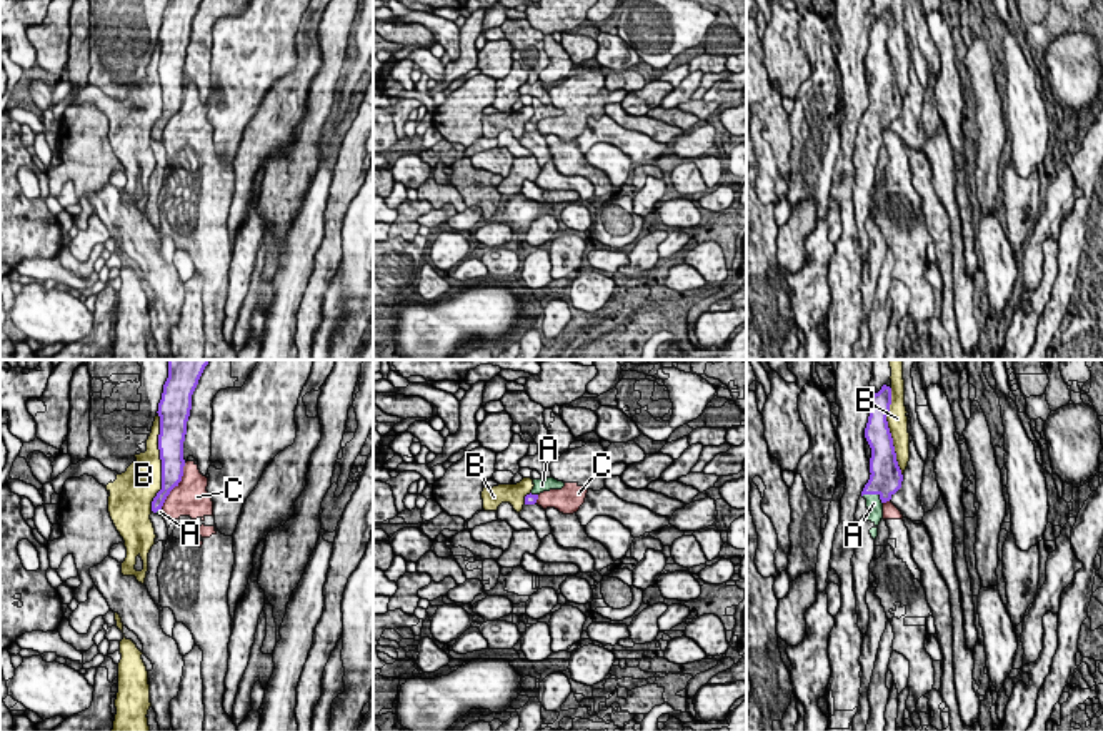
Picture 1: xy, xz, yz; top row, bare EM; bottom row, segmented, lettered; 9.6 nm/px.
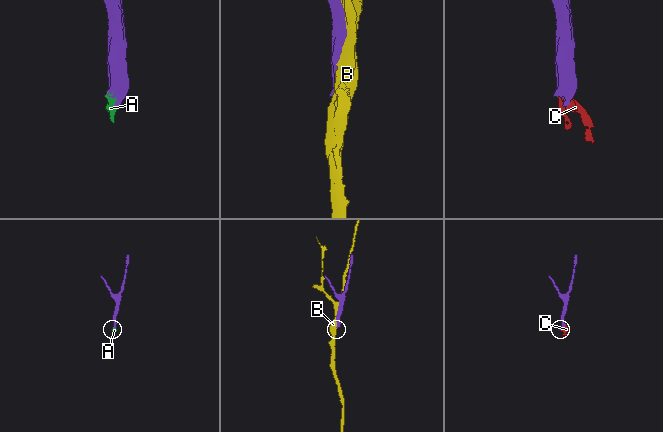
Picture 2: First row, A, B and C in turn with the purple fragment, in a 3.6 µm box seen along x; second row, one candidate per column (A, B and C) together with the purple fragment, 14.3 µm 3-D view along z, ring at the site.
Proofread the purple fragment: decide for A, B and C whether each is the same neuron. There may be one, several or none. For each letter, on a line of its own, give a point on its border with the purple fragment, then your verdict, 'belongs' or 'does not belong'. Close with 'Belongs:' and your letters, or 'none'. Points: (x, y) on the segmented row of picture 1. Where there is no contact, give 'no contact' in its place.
A: yz (873, 493) | belongs
B: xy (162, 462) | does not belong
C: xy (175, 485) | does not belong
Belongs: A

